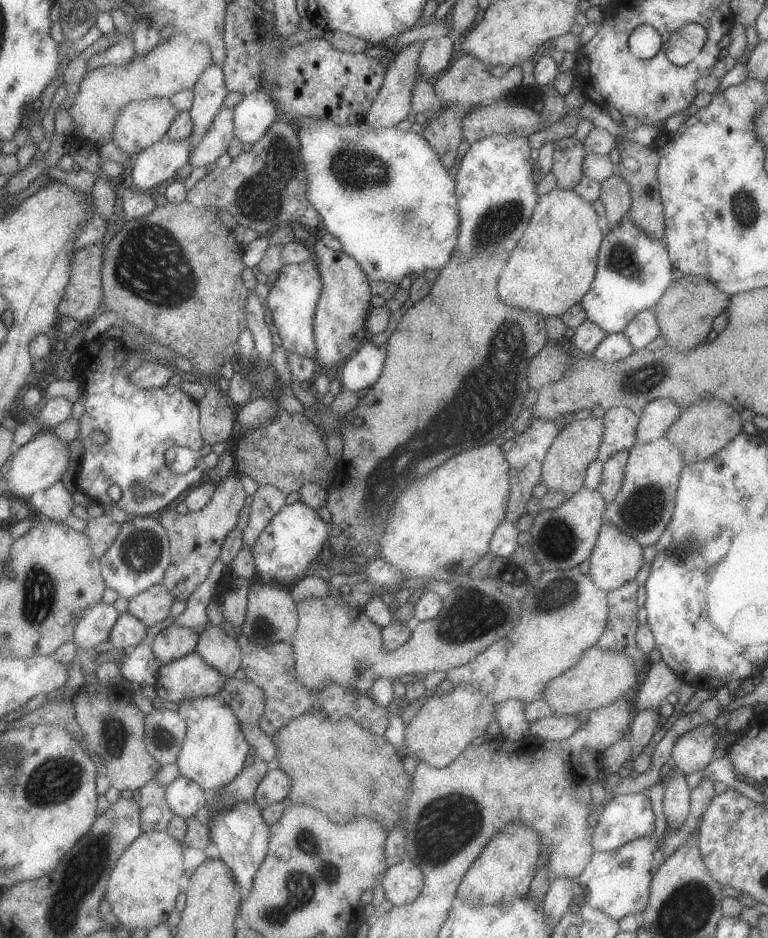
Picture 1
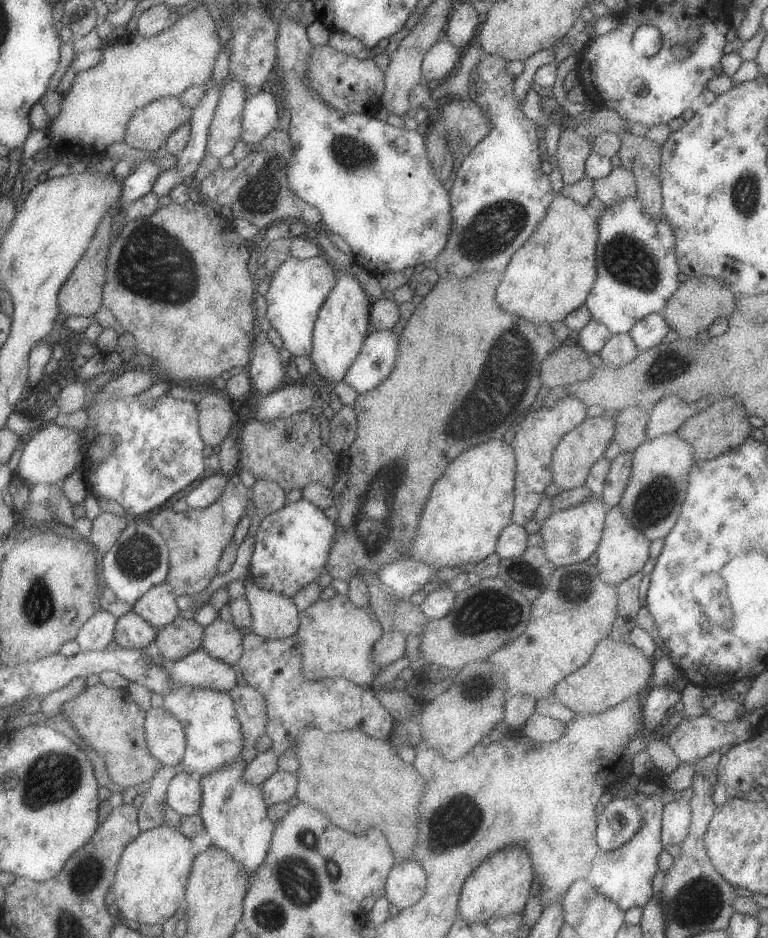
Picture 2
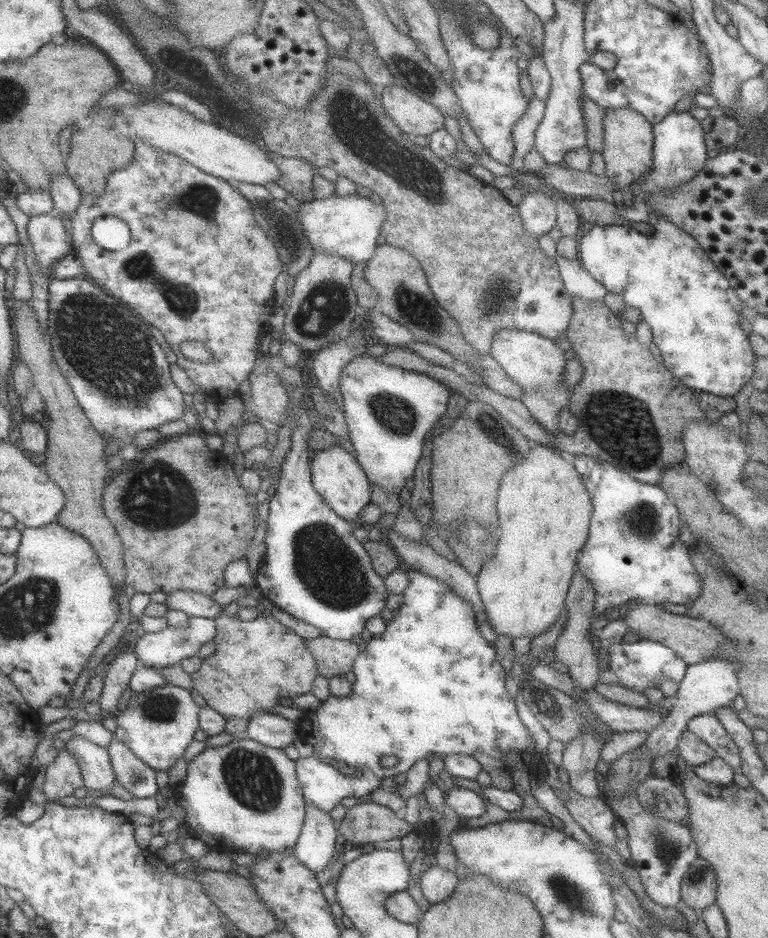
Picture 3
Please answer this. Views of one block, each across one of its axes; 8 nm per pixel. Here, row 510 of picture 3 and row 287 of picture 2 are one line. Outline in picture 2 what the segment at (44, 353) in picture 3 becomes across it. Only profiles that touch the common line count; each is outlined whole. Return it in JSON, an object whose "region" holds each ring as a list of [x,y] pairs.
{"region":[[[109,214],[103,219],[103,224],[99,226],[99,232],[96,232],[86,255],[75,267],[69,280],[59,293],[61,313],[66,314],[67,317],[92,317],[93,314],[97,314],[101,310],[101,306],[104,305],[104,288],[108,281],[107,269],[111,247],[111,214]]]}

